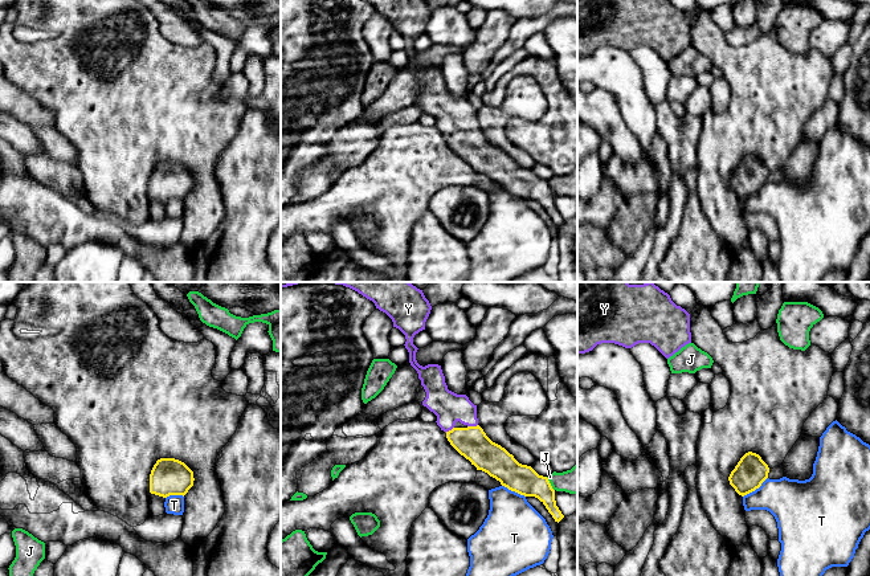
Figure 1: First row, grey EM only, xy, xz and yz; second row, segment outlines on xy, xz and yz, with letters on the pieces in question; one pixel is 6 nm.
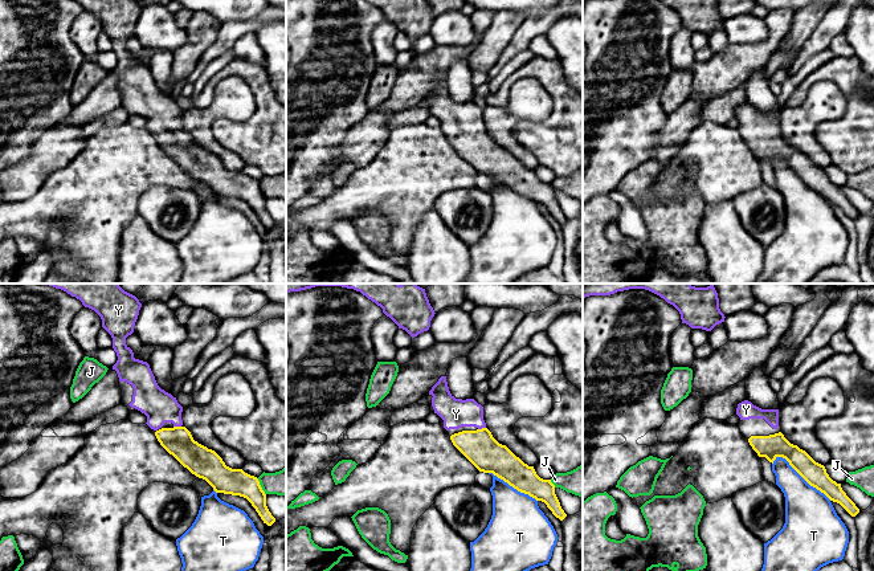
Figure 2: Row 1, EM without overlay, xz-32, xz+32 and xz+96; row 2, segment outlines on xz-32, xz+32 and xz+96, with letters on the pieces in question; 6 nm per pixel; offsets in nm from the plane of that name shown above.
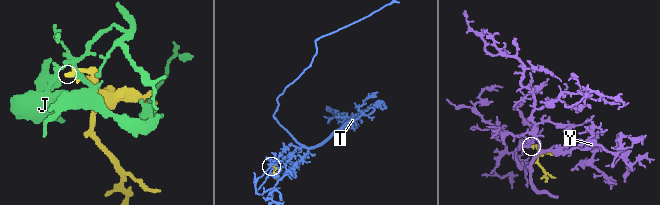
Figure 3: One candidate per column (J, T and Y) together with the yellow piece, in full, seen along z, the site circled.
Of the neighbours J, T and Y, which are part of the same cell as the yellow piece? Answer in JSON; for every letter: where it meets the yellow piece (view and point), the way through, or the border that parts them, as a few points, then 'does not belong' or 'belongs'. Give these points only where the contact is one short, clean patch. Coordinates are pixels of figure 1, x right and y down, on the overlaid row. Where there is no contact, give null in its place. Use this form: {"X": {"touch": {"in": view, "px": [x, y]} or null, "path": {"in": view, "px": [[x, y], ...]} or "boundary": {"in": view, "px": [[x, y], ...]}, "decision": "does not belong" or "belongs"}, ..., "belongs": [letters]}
{"J": {"touch": {"in": "xz", "px": [550, 483]}, "decision": "does not belong"}, "T": {"touch": {"in": "yz", "px": [755, 489]}, "decision": "does not belong"}, "Y": {"touch": {"in": "xz", "px": [472, 427]}, "path": {"in": "xz", "px": [[472, 442], [472, 427], [456, 408], [449, 407]]}, "decision": "belongs"}, "belongs": ["Y"]}

